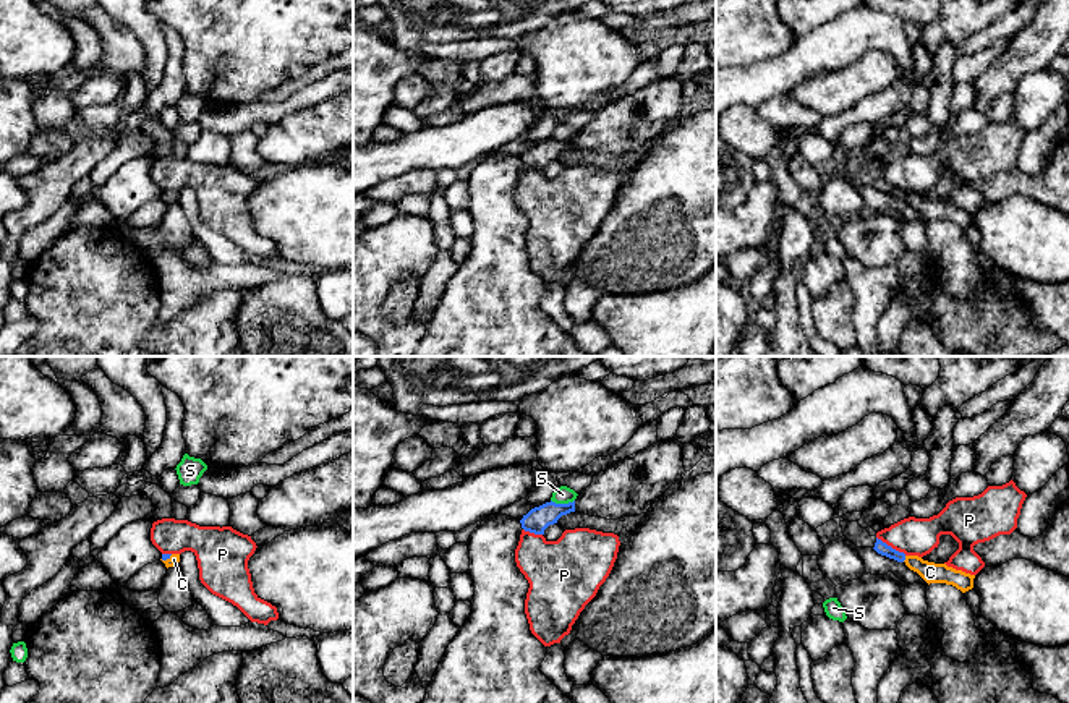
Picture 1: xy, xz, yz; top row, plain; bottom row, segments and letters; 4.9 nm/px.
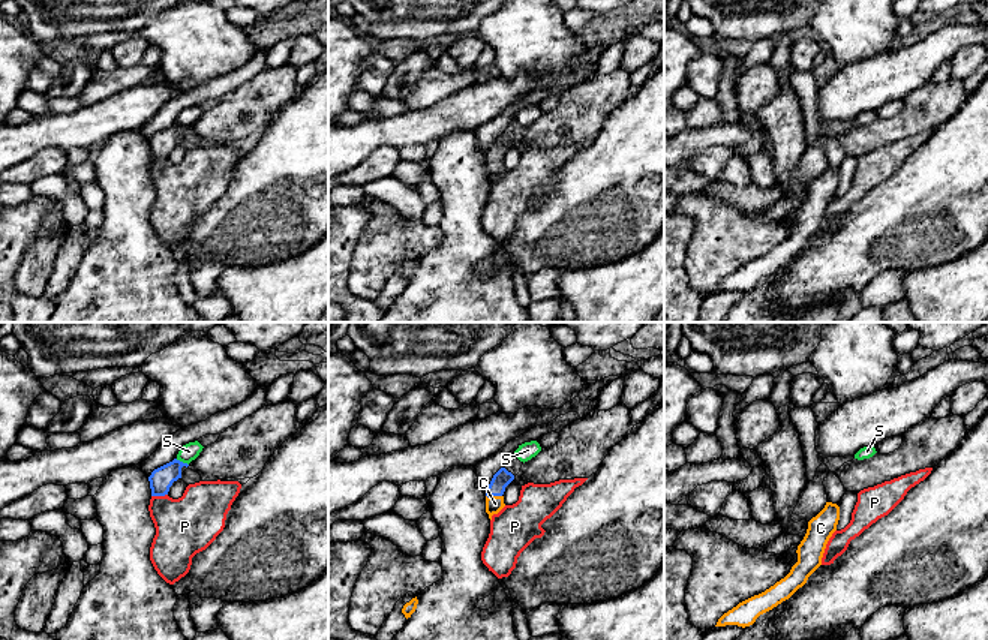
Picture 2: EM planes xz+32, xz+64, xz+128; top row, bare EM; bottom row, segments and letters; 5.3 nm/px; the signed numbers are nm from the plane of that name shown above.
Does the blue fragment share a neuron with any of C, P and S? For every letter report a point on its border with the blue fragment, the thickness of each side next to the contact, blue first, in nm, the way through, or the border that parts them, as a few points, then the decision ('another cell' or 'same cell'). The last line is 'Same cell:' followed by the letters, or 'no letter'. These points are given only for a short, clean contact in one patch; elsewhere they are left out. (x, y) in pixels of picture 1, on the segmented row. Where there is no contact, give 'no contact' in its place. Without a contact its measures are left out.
C: yz (904, 559) | 70/100 nm | across yz (881, 548), (904, 559), (930, 572) | same cell
P: yz (890, 546) | 70/190 nm | along yz (877, 536), (906, 554) | another cell
S: xz (562, 504) | 120/90 nm | along xz (551, 499), (556, 502), (574, 501) | another cell
Same cell: C

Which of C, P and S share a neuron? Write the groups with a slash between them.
C / P / S

